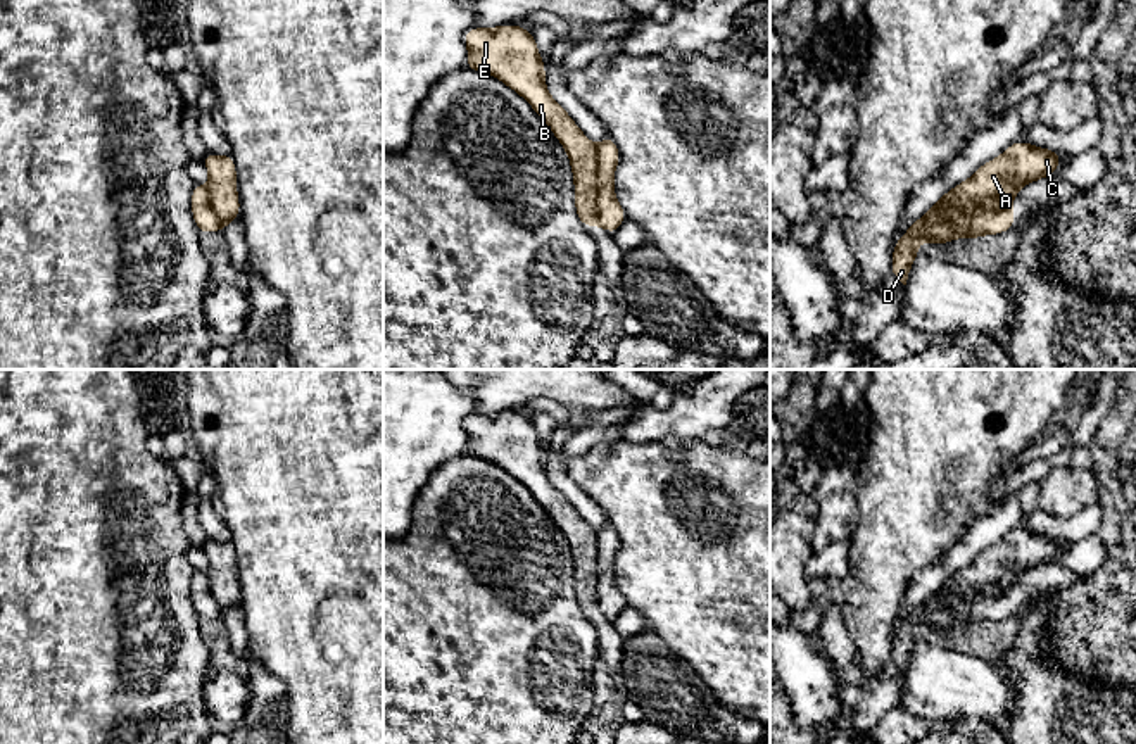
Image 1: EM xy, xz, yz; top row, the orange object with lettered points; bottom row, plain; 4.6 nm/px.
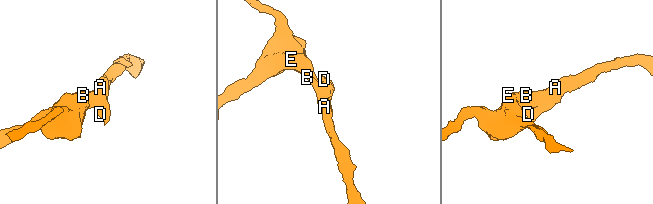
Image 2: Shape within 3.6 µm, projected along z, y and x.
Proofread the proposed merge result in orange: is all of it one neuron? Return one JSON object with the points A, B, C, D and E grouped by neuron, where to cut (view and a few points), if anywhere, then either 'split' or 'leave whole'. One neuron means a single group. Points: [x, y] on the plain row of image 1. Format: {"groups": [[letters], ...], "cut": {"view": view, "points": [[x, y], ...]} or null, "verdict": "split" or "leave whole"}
{"groups": [["A", "C", "D"], ["B", "E"]], "cut": {"view": "yz", "points": [[1012, 586], [995, 596], [969, 592], [926, 615]]}, "verdict": "split"}

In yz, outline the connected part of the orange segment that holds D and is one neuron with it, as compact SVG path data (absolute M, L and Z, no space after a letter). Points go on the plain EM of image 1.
M1026 528L1012 530L1001 542L982 551L969 566L946 578L918 608L912 609L893 637L891 661L906 671L920 628L944 632L929 620L931 611L948 611L958 597L981 592L989 597L1013 587L1017 578L1053 563L1062 540Z

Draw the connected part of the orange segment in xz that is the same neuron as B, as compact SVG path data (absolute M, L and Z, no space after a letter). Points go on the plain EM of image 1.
M518 411L473 414L464 419L468 435L466 456L501 466L523 483L556 521L570 544L575 568L575 596L584 613L601 613L597 602L597 549L596 533L549 482L546 452L533 419Z

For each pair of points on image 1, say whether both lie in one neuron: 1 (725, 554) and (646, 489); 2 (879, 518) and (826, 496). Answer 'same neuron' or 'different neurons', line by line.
1: same neuron
2: different neurons

